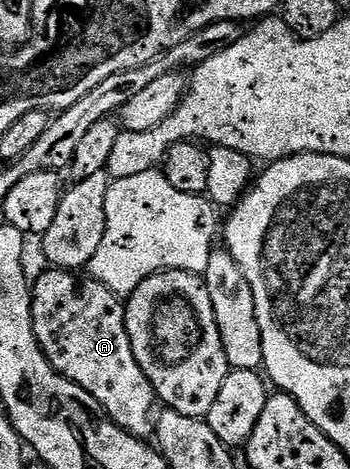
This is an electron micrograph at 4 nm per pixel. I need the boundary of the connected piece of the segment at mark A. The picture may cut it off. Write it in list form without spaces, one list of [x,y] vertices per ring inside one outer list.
[[[49,269],[32,283],[32,321],[40,349],[44,349],[48,361],[65,379],[96,397],[112,422],[130,435],[149,440],[156,431],[156,396],[152,381],[148,381],[144,369],[140,369],[136,361],[136,353],[132,353],[132,341],[126,328],[126,304],[100,281],[78,277],[73,271]]]

